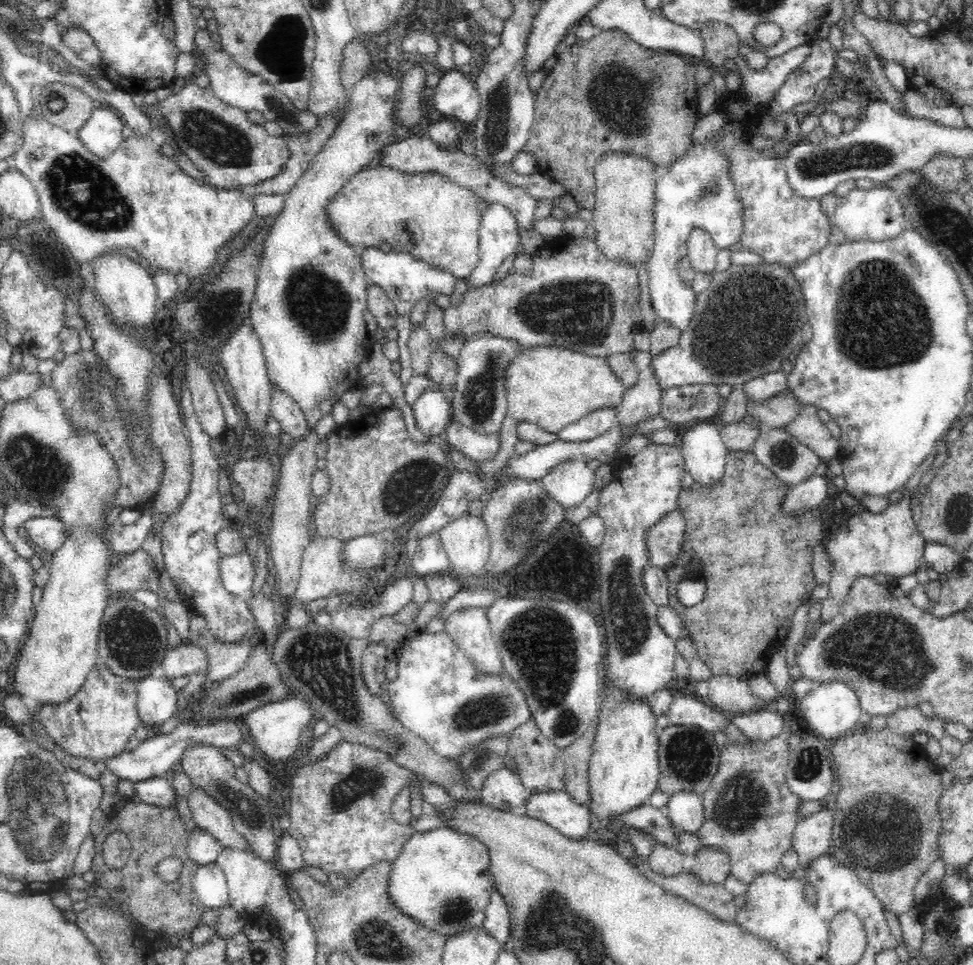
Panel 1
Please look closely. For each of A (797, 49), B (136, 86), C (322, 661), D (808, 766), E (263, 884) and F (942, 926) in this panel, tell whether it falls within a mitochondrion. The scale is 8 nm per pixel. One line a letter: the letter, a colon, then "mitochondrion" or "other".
A: other
B: other
C: mitochondrion
D: mitochondrion
E: other
F: other

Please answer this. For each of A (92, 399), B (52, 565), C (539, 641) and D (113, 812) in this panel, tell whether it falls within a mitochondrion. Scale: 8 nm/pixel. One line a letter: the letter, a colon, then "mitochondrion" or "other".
A: mitochondrion
B: other
C: mitochondrion
D: other

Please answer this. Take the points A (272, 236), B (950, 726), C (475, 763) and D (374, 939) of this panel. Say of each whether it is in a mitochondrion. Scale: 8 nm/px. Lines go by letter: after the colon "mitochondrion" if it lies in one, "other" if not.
A: other
B: other
C: mitochondrion
D: mitochondrion

